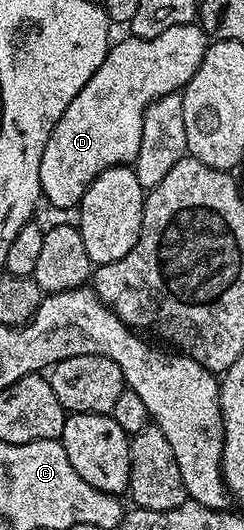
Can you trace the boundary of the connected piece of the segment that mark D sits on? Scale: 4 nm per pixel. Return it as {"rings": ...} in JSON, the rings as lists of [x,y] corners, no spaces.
{"rings":[[[197,22],[172,26],[151,40],[132,35],[125,39],[119,44],[118,41],[111,43],[104,62],[100,62],[96,74],[84,82],[84,90],[68,102],[68,110],[60,114],[60,122],[56,122],[48,146],[44,146],[44,158],[40,158],[40,186],[47,204],[77,208],[90,183],[104,174],[104,170],[133,165],[136,154],[140,154],[140,134],[144,130],[144,114],[150,109],[150,103],[165,95],[181,93],[192,74],[196,74],[208,47],[206,32]]]}

